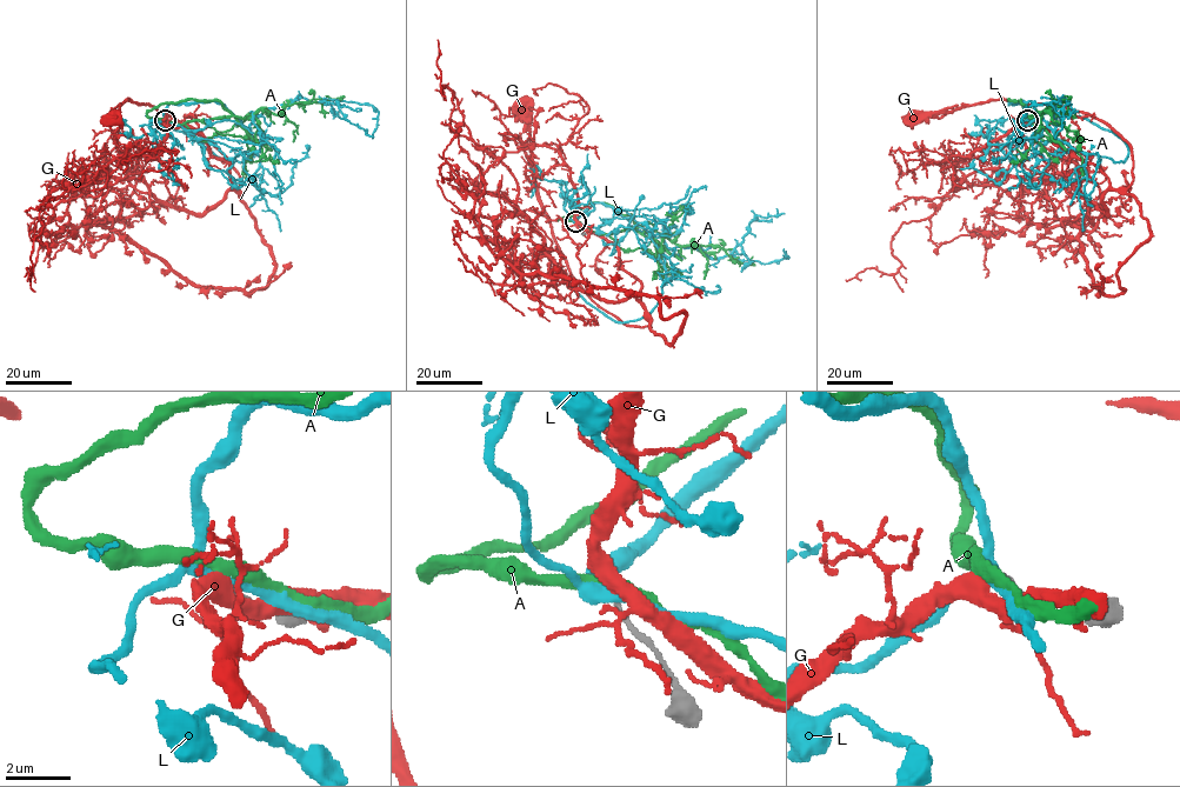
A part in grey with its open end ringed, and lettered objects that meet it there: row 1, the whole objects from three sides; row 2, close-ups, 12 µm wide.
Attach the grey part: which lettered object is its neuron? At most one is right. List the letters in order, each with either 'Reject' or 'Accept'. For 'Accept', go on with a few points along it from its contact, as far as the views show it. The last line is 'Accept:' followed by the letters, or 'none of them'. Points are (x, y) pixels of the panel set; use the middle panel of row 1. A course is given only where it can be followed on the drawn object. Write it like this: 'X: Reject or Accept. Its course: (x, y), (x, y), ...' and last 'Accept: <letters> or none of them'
A: Reject
G: Reject
L: Reject
Accept: none of them

